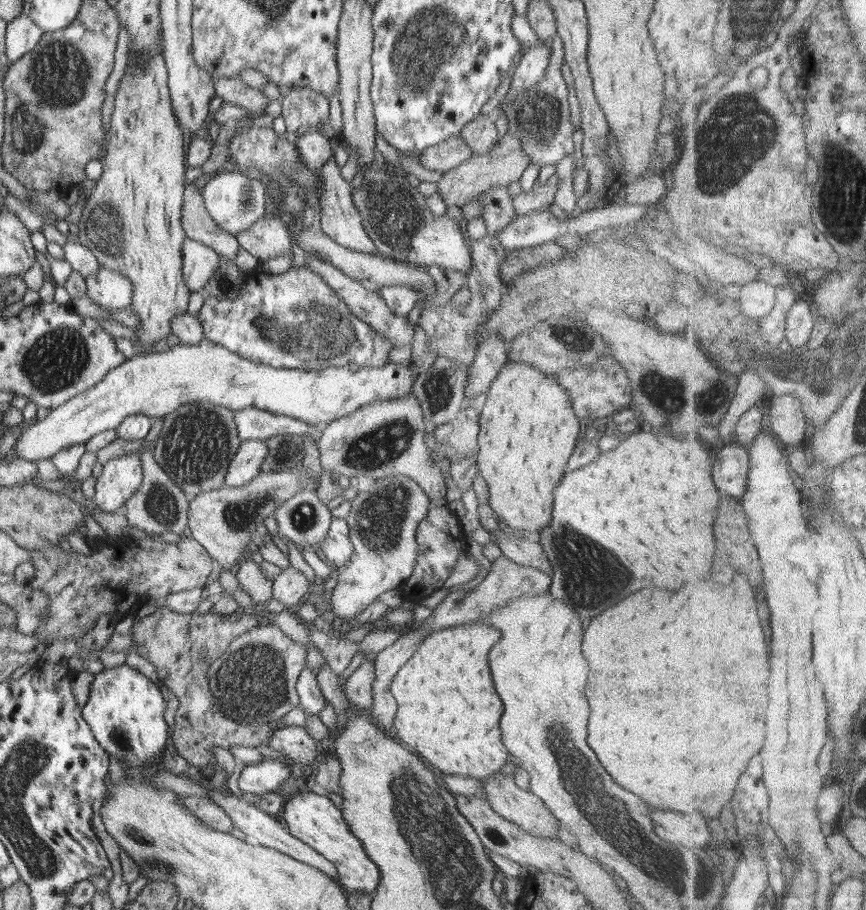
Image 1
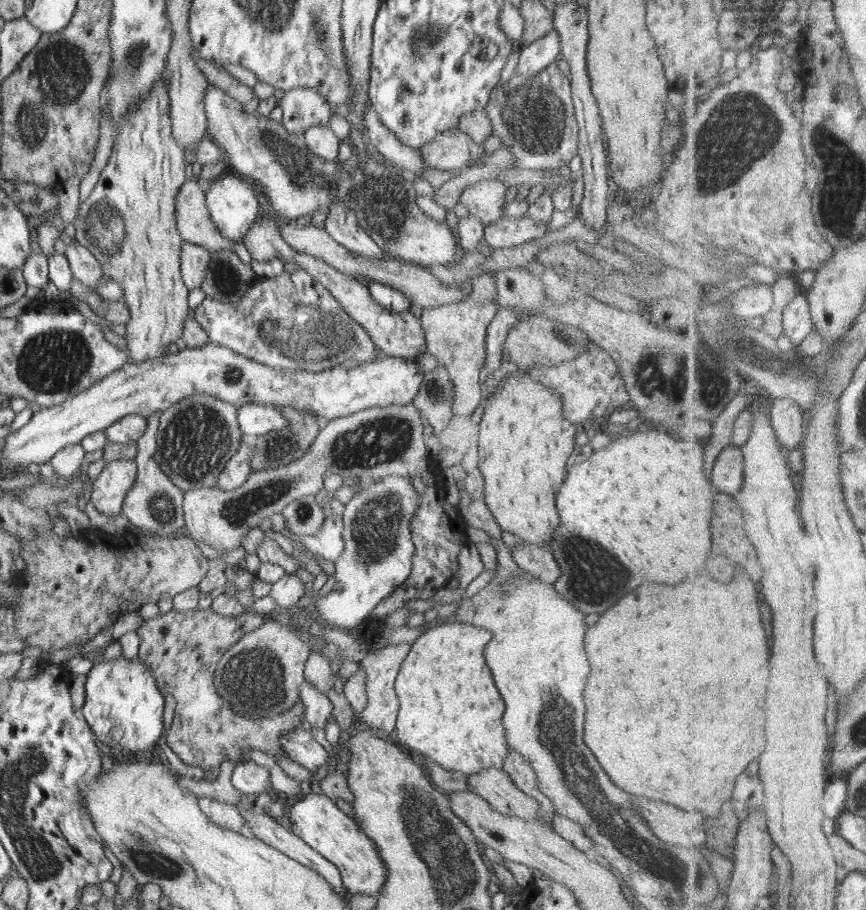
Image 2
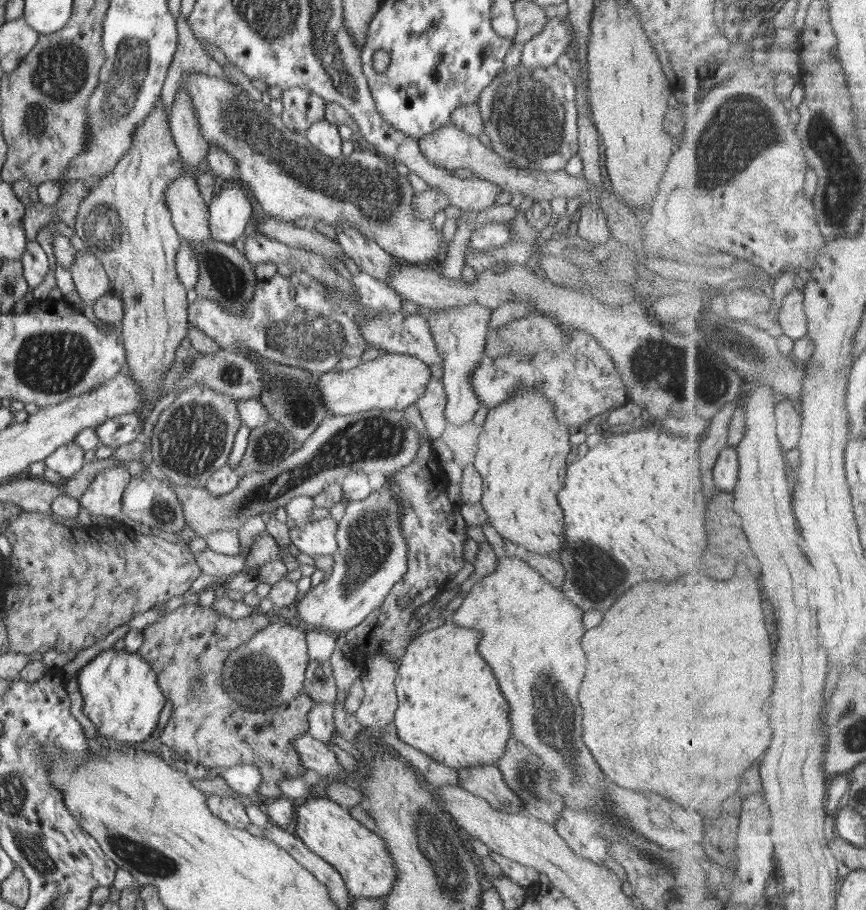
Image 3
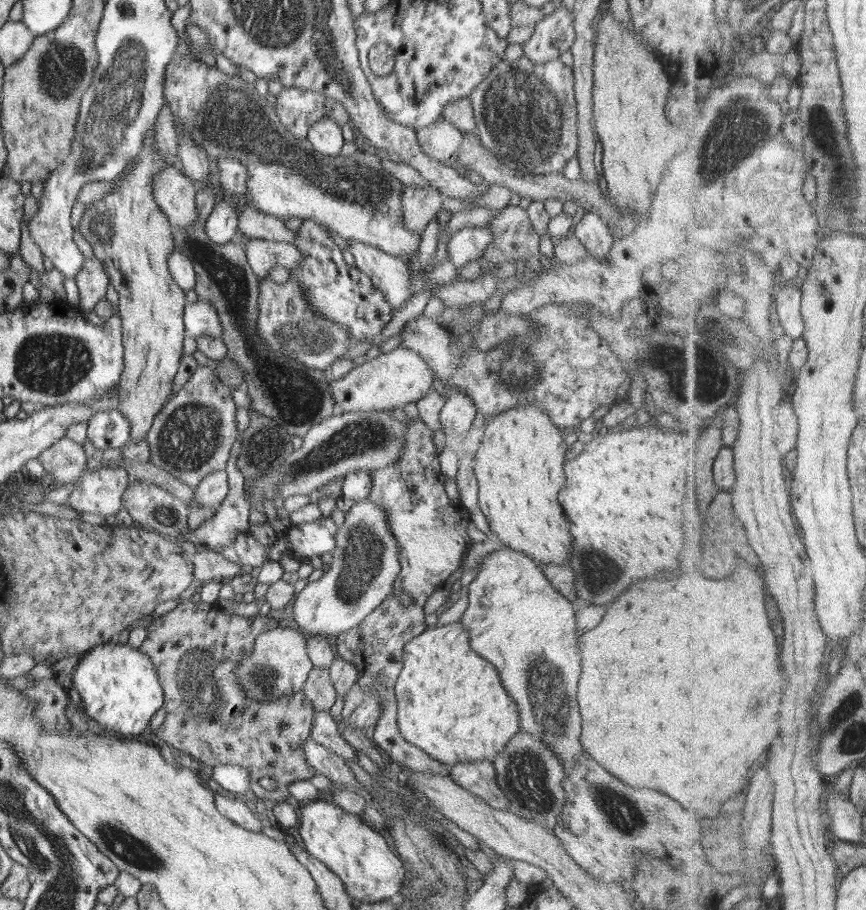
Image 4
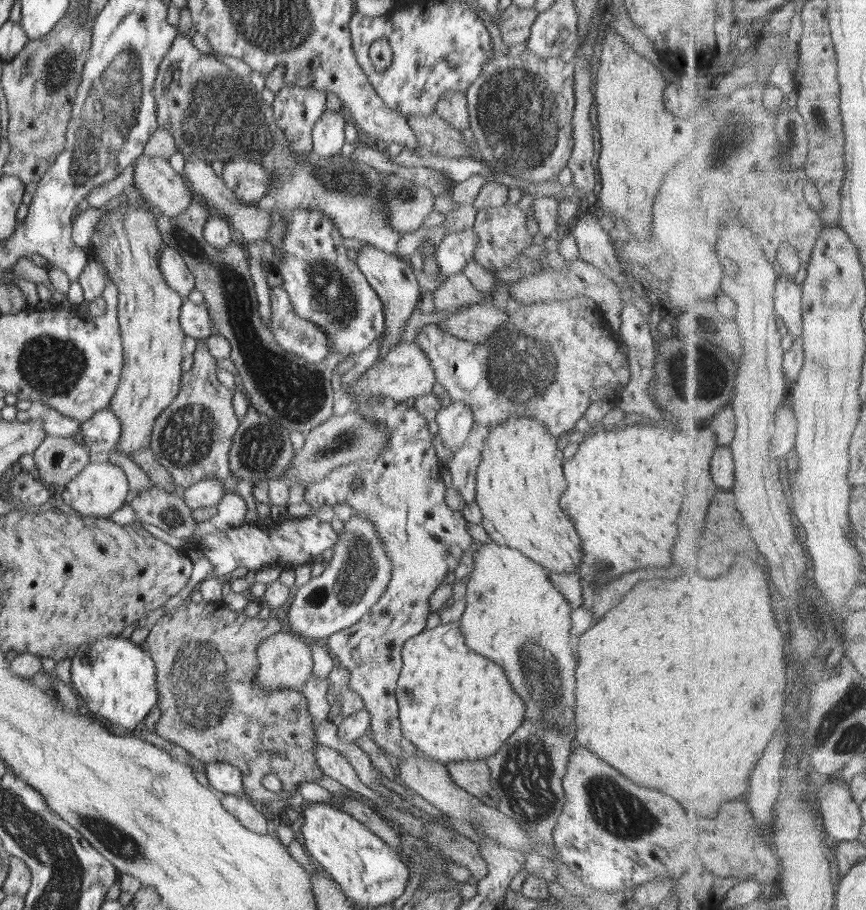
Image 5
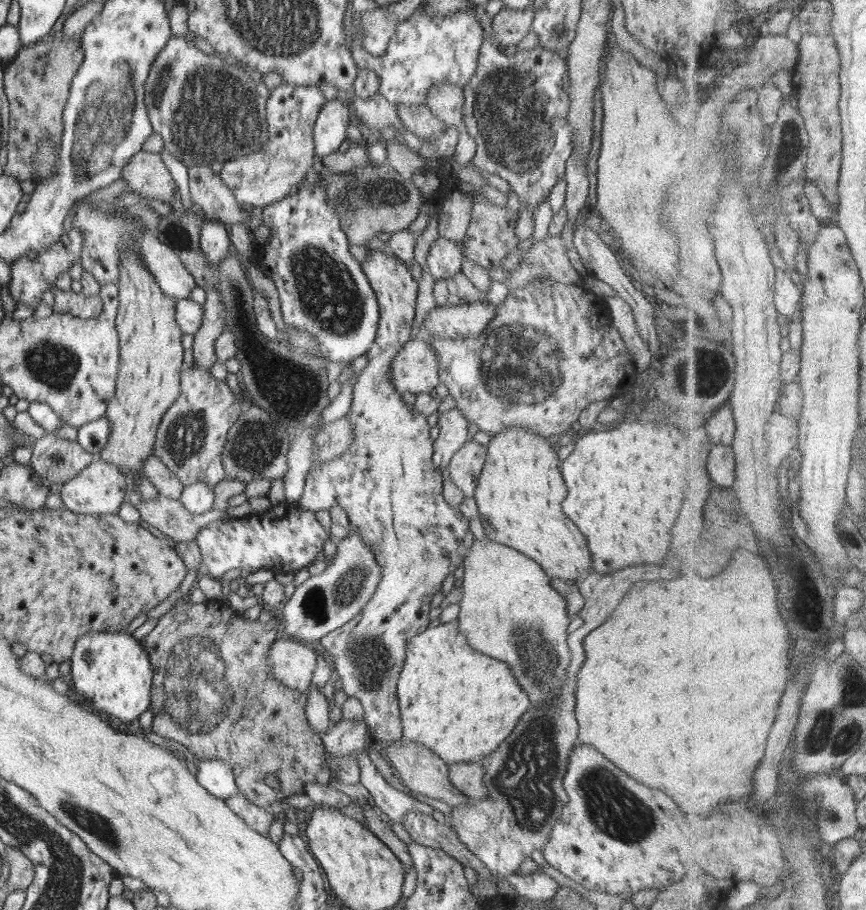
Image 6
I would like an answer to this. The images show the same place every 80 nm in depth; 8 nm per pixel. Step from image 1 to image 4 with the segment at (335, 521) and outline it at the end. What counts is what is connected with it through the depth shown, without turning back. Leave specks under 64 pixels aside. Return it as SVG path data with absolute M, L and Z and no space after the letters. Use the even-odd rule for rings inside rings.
M321 517L302 524L293 524L284 535L289 542L288 554L295 556L300 562L320 557L324 553L333 553L338 527L331 517Z

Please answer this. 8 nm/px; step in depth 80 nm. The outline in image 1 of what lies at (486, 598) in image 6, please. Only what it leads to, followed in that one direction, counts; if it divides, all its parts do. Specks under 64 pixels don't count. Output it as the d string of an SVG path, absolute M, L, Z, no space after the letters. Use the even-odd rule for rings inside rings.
M537 592L537 594L528 594L527 596L522 596L519 600L511 601L505 604L502 608L497 608L496 610L491 610L491 612L483 613L483 618L480 622L486 625L492 625L497 629L501 630L500 640L496 643L496 646L490 650L488 654L488 660L490 660L490 670L492 670L492 678L494 678L494 688L496 692L500 694L502 702L504 702L504 714L502 714L502 720L500 720L500 728L502 728L502 740L504 740L505 747L509 754L516 756L518 763L524 770L528 771L530 774L530 790L538 797L543 800L546 808L559 820L559 822L565 826L571 839L577 841L579 850L583 852L588 858L593 859L596 862L600 862L606 868L608 868L613 874L618 874L624 881L626 881L626 876L632 884L642 884L644 890L650 890L650 878L660 878L662 882L672 882L678 878L679 867L678 858L674 856L676 850L672 850L674 846L660 840L656 836L656 826L652 824L652 818L648 816L650 814L650 808L632 792L620 788L610 776L608 772L600 766L596 754L590 750L589 744L586 744L586 726L588 726L588 716L590 716L590 708L588 708L588 702L586 702L586 696L584 696L584 688L586 688L586 678L588 678L588 662L584 658L581 651L581 644L583 641L581 616L568 604L564 604L561 600L556 600L551 593L547 592ZM634 856L646 856L646 866L626 866L626 860L634 858Z

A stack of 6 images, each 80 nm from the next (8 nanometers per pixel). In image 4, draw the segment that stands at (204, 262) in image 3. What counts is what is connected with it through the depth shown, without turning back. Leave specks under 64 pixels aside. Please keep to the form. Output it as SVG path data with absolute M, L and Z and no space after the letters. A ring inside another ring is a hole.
M210 183L197 184L196 208L199 212L197 222L188 230L173 227L175 248L182 251L192 259L196 271L195 291L198 298L209 302L216 310L223 328L222 339L227 346L228 358L236 361L236 364L243 370L245 383L243 388L246 394L252 399L252 409L260 415L269 417L279 426L282 426L291 437L304 436L312 429L312 426L319 424L326 418L331 418L337 413L337 403L330 390L330 371L308 368L306 365L296 362L294 359L285 358L272 350L263 340L257 331L258 299L260 282L257 274L252 270L247 261L245 250L239 244L230 242L217 245L205 231L205 222L216 204L215 194L218 191L216 185Z

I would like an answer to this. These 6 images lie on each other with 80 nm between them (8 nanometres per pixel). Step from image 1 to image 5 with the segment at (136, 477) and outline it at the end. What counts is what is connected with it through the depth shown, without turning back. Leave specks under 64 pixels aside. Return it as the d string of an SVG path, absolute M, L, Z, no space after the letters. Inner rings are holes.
M91 461L82 472L68 482L61 497L64 504L68 504L70 508L84 516L109 517L123 506L128 490L129 483L120 466L114 466L108 462L98 464Z

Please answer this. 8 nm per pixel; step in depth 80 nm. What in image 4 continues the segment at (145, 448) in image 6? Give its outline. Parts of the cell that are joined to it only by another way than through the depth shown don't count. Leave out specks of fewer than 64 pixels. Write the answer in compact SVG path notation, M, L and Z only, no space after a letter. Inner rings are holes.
M155 126L145 134L140 152L124 168L123 177L115 184L112 194L106 194L98 202L87 206L78 226L80 234L88 240L95 257L108 273L109 282L118 292L124 368L118 385L120 405L116 410L130 422L130 440L136 441L144 439L154 423L154 418L172 396L172 380L183 356L182 341L186 335L183 316L188 302L186 292L177 285L168 268L169 256L176 250L173 227L166 213L152 198L155 174L170 165L157 151L153 140Z

